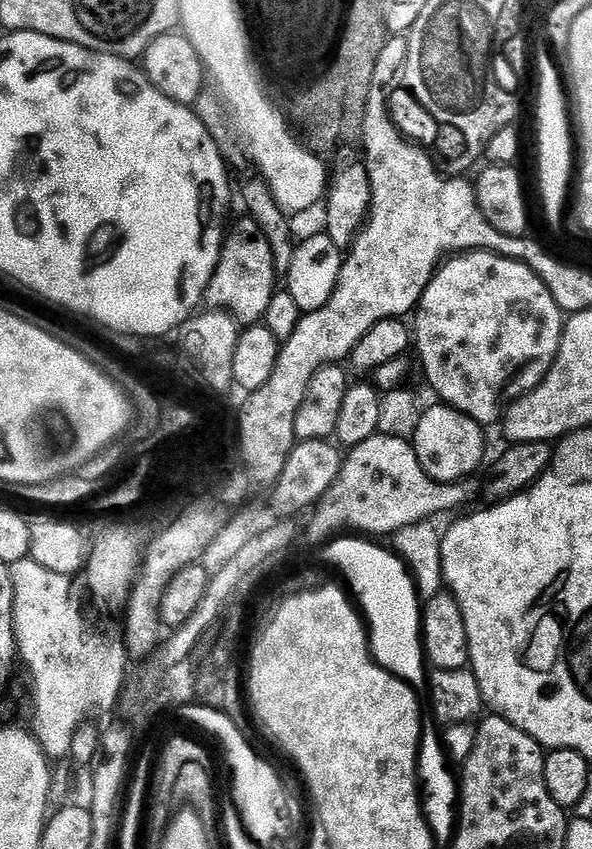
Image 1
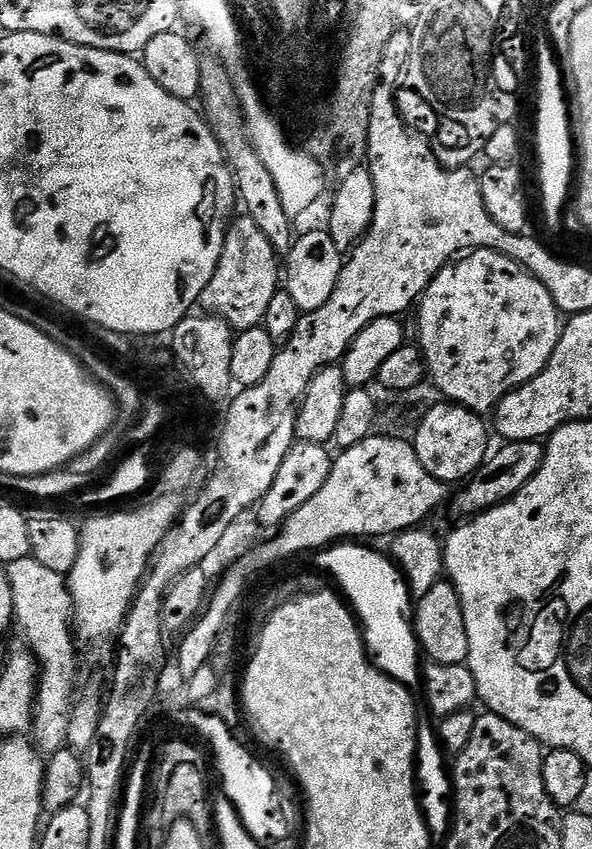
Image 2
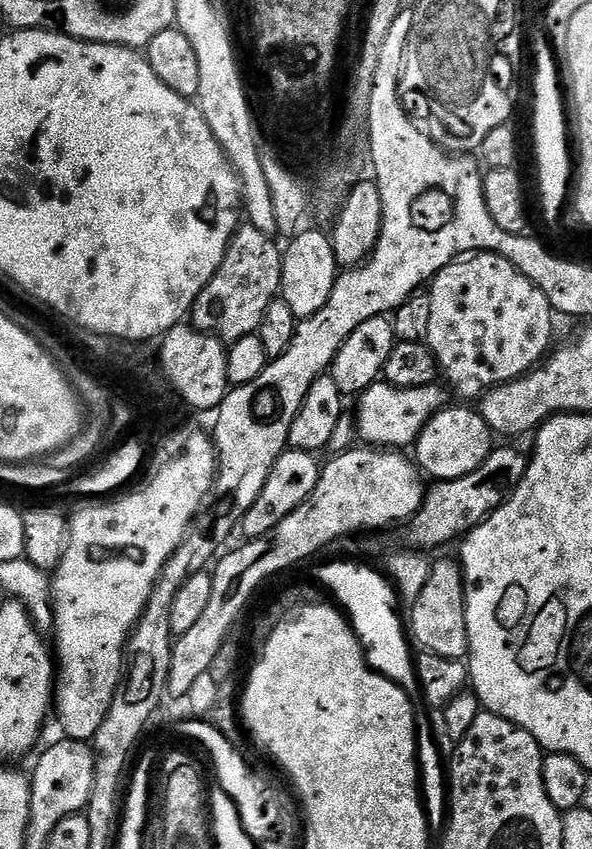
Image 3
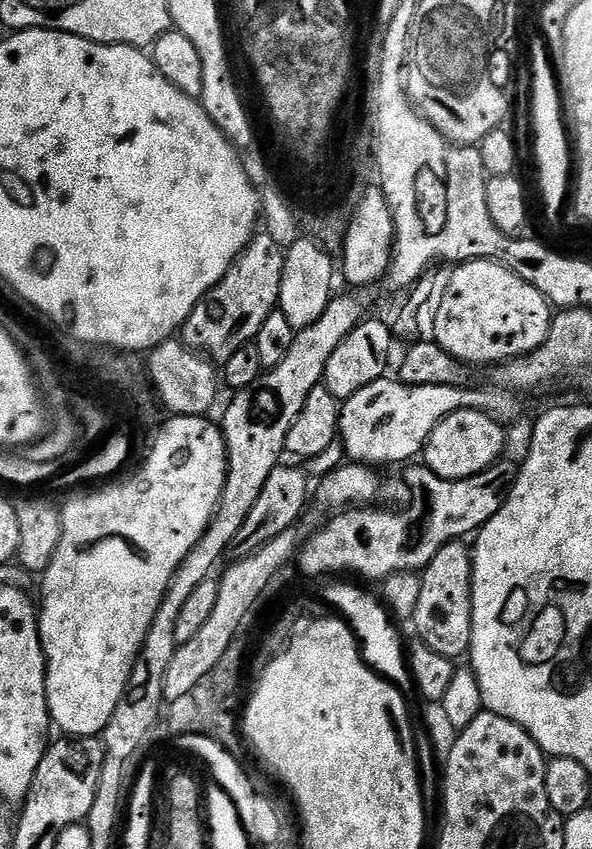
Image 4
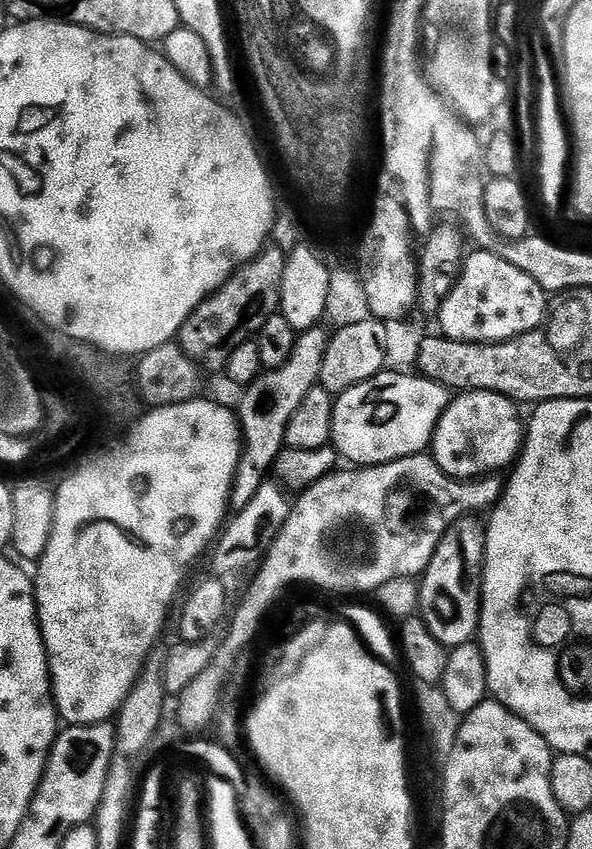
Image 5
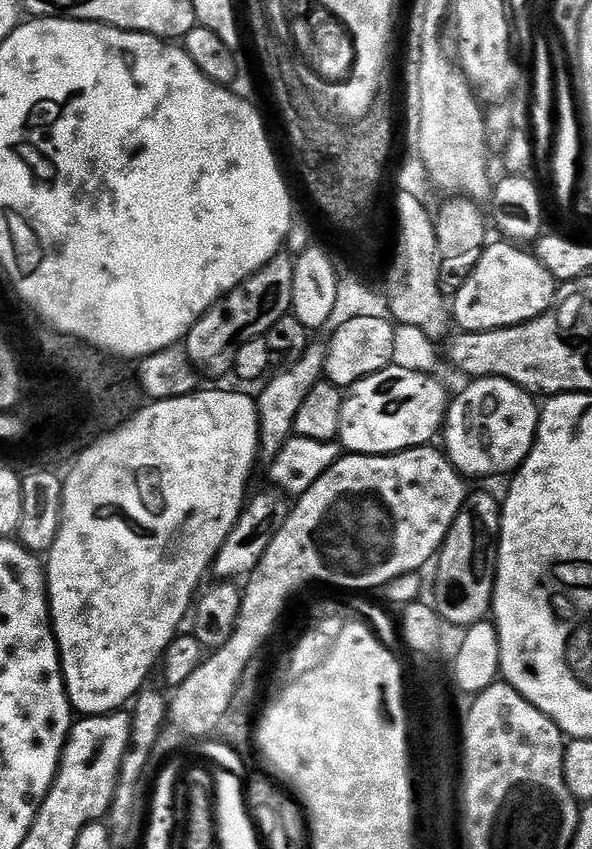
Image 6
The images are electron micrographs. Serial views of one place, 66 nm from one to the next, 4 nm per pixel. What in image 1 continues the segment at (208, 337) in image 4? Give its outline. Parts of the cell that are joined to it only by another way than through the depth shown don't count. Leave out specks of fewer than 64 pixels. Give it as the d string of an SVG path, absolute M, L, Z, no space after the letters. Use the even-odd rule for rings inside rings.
M248 214L242 216L241 220L234 221L225 231L224 239L220 245L220 257L216 263L214 274L208 280L208 289L204 292L204 300L207 303L212 303L209 305L213 309L223 310L236 317L241 325L251 326L263 321L274 293L272 282L275 282L276 276L272 270L274 259L270 252L270 243L266 240L265 234L251 216Z

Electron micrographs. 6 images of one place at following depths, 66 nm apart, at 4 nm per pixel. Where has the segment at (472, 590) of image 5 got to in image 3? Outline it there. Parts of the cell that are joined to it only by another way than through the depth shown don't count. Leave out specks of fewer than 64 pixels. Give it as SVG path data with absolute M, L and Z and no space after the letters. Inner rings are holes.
M436 560L430 570L430 578L426 578L426 587L422 589L422 595L418 602L410 605L412 612L412 628L410 624L410 636L416 640L425 652L433 652L442 658L454 658L464 660L468 655L468 631L466 630L466 606L464 605L464 571L460 569L459 563L452 560Z

